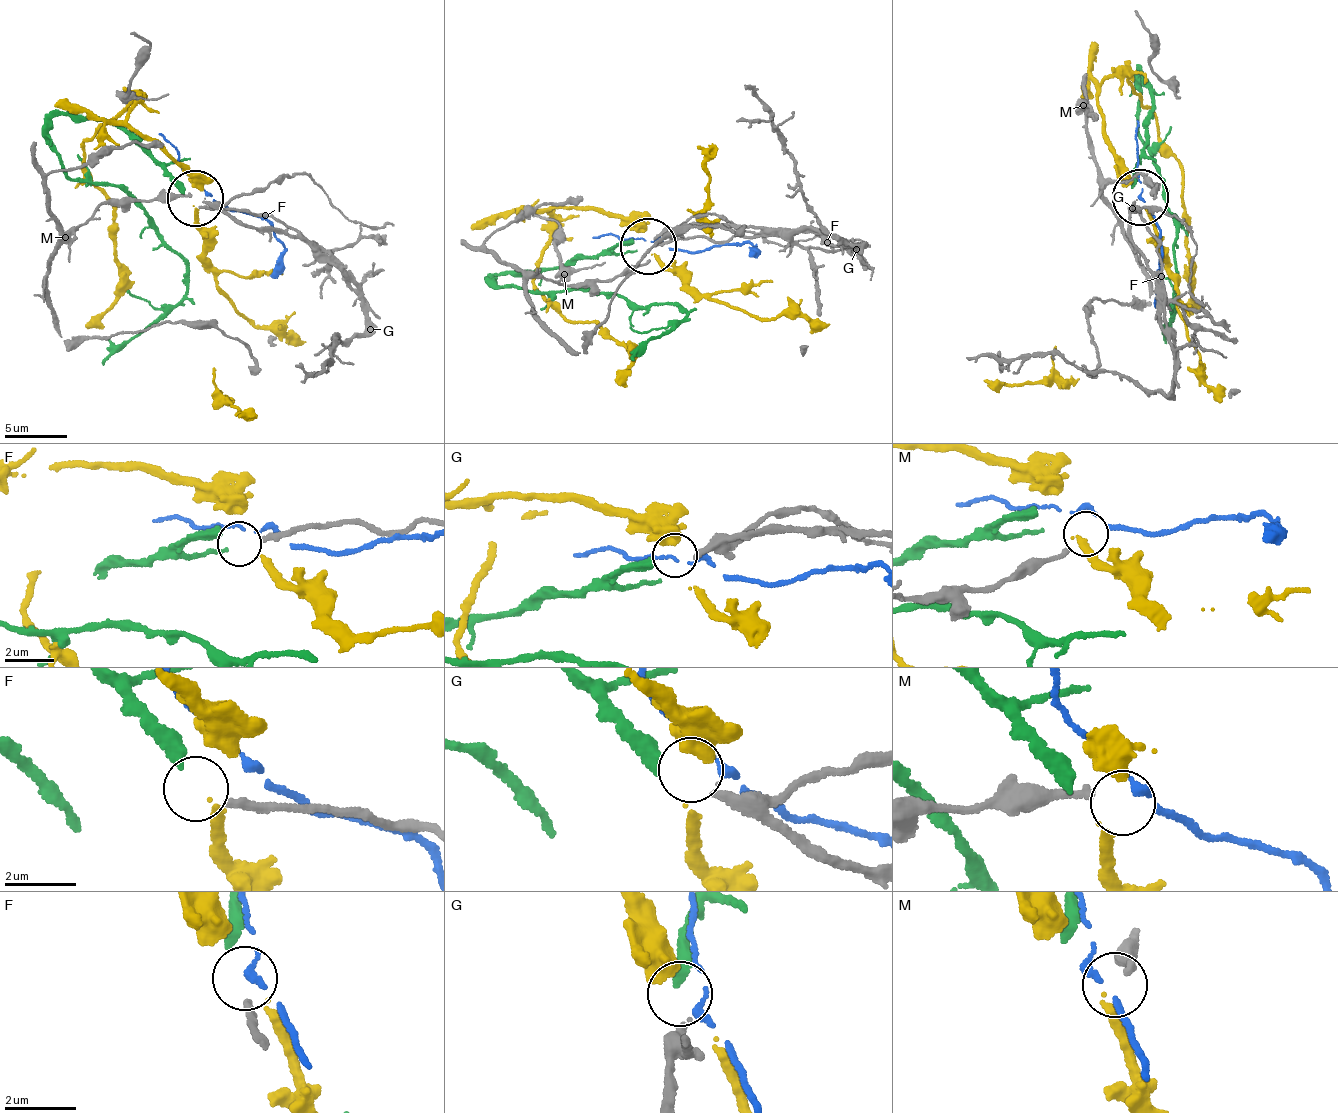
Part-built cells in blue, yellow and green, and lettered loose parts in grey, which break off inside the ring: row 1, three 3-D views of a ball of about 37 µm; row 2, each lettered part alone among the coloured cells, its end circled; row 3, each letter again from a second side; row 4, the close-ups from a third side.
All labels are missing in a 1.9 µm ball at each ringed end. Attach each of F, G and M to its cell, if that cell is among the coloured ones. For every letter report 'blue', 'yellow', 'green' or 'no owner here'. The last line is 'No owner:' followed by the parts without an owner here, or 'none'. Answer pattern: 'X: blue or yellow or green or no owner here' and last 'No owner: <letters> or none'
F: no owner here
G: green
M: blue
No owner: F

